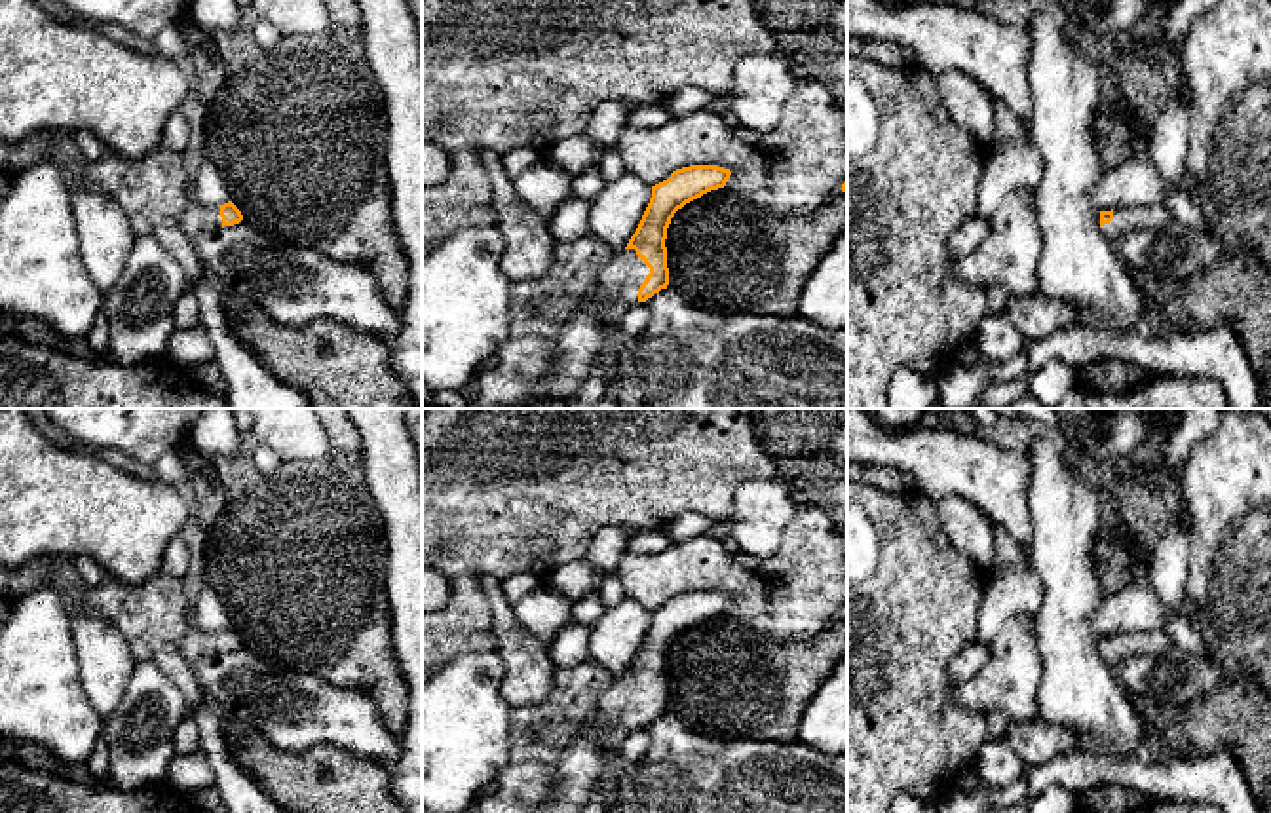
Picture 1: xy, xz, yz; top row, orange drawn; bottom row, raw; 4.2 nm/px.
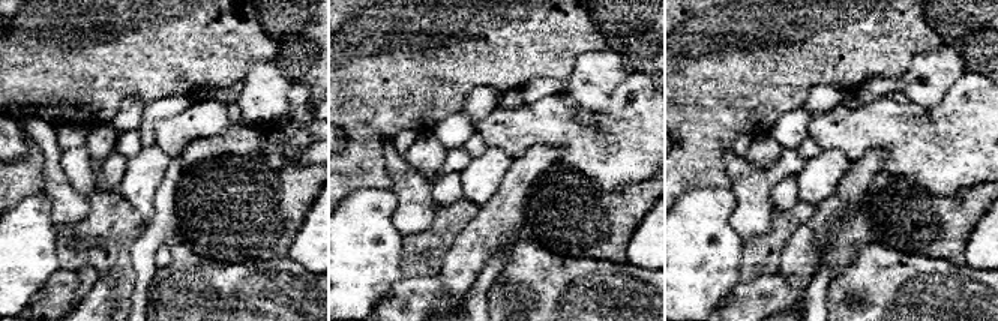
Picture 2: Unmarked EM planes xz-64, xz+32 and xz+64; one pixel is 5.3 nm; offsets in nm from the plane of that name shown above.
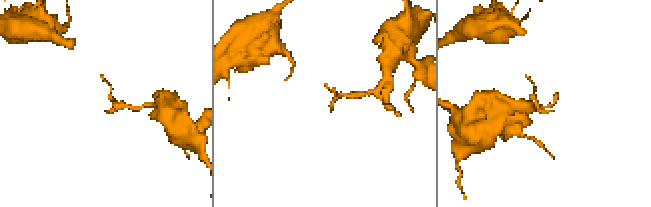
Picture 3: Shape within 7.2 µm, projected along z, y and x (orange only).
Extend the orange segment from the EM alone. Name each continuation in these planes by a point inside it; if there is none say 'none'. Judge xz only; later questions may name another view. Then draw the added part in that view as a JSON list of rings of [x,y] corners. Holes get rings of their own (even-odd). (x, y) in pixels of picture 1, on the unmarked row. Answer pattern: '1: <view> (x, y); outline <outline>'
1: xz (616, 713); outline [[[635,674],[614,678],[555,764],[559,783],[538,813],[581,813],[597,794],[606,754],[619,748],[625,737],[638,728],[638,714],[648,699],[650,693]]]

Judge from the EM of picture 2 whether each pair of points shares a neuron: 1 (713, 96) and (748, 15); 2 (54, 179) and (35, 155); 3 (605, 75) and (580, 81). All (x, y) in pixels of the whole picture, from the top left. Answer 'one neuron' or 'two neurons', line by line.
1: one neuron
2: two neurons
3: one neuron

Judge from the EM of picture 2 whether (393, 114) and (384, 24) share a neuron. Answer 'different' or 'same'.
same

